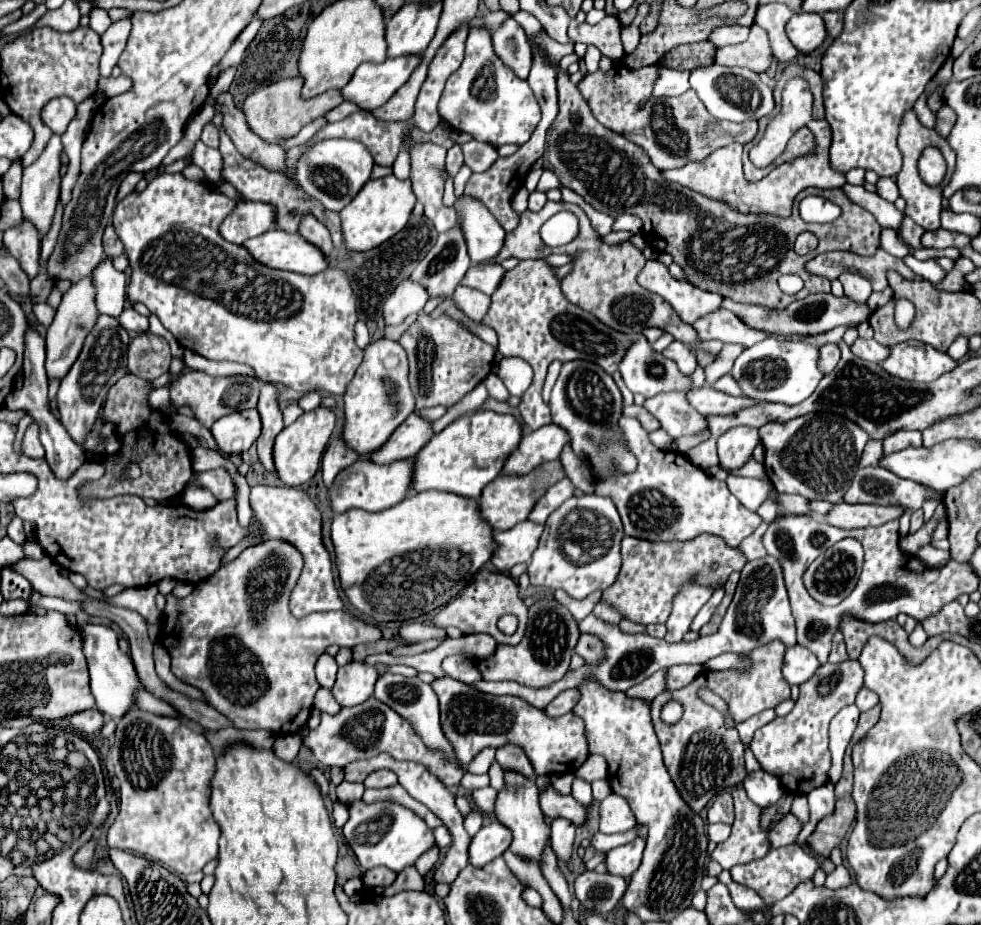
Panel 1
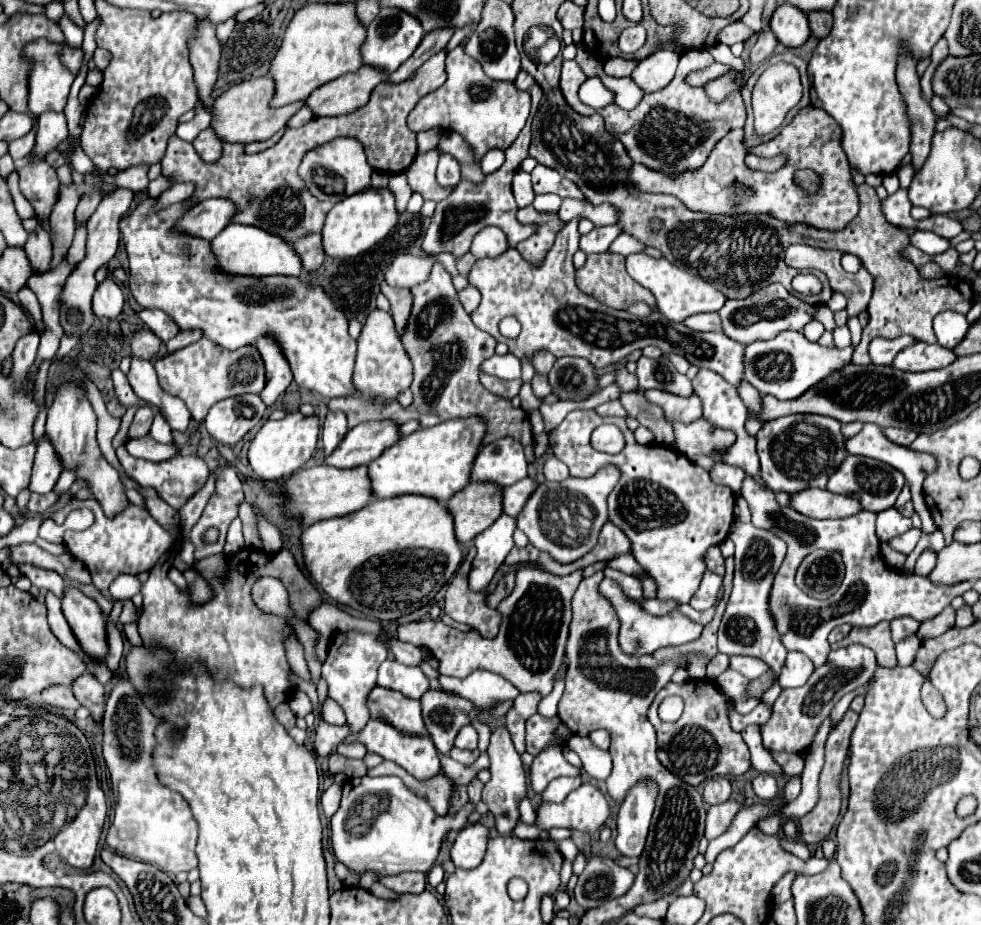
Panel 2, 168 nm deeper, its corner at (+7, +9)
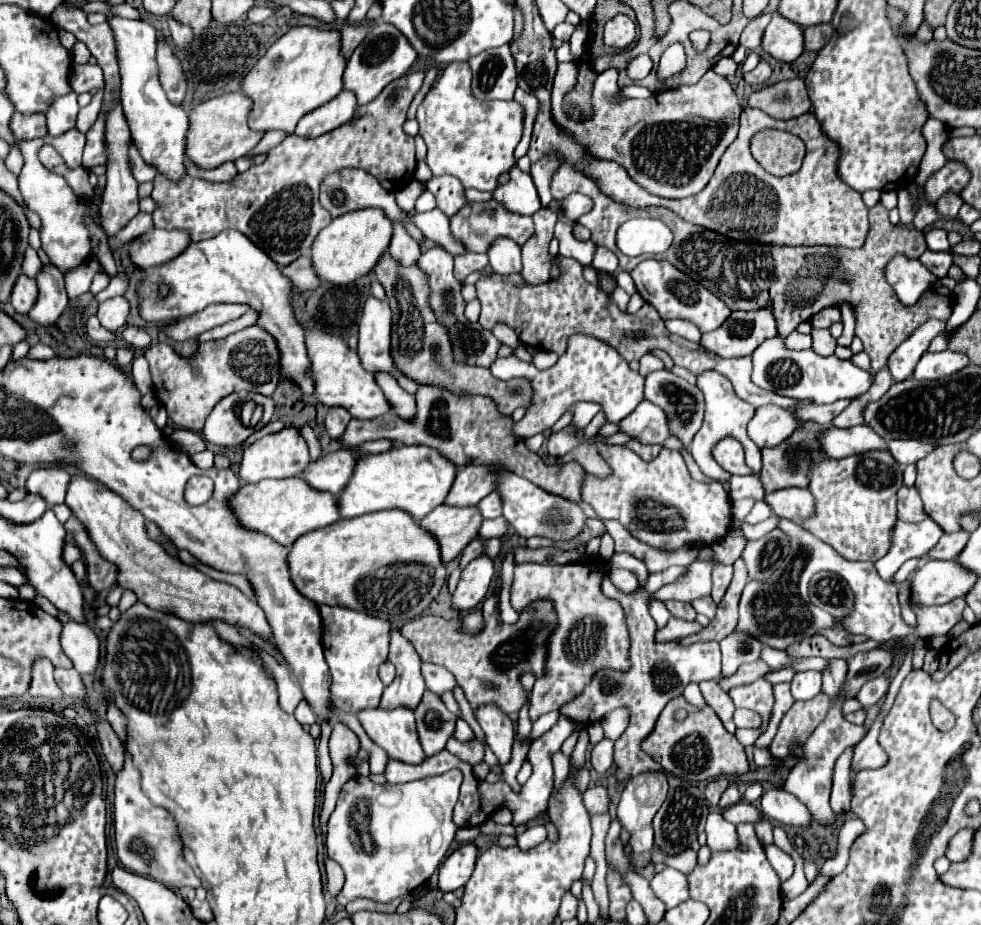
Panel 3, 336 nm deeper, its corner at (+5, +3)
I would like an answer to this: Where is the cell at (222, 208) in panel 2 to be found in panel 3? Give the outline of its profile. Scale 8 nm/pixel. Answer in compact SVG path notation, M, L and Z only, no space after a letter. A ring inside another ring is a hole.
M154 229L132 241L132 245L128 249L128 257L134 267L148 271L148 269L180 255L180 251L186 249L186 243L190 243L190 239L186 239L186 235L182 235L182 231Z

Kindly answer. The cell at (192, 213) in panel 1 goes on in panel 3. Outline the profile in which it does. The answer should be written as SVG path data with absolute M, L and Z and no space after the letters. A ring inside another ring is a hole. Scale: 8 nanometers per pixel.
M306 331L306 347L308 357L312 361L312 375L316 383L316 399L328 407L346 407L354 419L376 419L390 411L390 403L378 383L374 381L374 375L368 371L362 371L362 363L352 351L346 341L338 339L336 335L326 335L324 331Z

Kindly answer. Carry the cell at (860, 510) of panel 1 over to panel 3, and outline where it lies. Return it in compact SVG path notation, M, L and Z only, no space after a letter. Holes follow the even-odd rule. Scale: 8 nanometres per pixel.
M788 487L788 489L768 493L764 501L778 517L794 523L800 523L802 519L806 519L806 515L810 515L810 511L814 511L814 499L810 491L798 487Z

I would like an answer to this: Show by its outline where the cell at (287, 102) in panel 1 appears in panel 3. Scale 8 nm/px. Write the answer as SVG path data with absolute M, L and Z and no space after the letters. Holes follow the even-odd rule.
M240 91L208 99L190 109L188 113L190 129L186 133L186 155L190 157L190 161L200 169L216 169L222 163L244 157L262 139L262 135L250 131L246 123L248 113L250 113L250 99L246 99L246 95L242 95Z

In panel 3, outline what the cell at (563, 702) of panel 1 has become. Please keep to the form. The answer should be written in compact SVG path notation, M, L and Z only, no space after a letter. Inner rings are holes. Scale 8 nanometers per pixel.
M592 557L590 563L566 563L566 565L542 565L542 563L516 563L514 583L510 589L510 605L516 611L524 611L534 601L552 601L558 615L556 627L548 639L548 657L544 677L540 677L530 695L530 719L560 711L564 703L576 699L590 679L604 667L616 671L630 669L630 633L626 615L616 599L602 593L604 565L600 557Z

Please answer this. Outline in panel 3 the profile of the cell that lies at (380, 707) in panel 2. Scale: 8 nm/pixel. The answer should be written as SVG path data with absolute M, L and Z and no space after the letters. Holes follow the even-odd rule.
M400 627L392 629L388 661L396 665L396 679L386 687L386 697L382 697L380 705L386 705L386 707L404 705L412 709L414 705L420 703L426 685L420 671L422 659L414 651L412 643L406 641L406 637L402 637Z

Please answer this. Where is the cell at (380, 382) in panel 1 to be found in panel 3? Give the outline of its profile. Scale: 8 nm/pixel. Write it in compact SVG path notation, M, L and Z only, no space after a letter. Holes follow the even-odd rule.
M370 295L358 323L358 357L366 371L390 371L410 395L416 395L418 385L412 379L406 379L406 375L398 375L394 363L390 363L390 323L392 311L388 303Z

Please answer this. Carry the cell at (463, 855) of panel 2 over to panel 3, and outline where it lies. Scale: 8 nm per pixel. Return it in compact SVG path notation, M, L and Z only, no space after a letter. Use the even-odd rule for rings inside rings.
M472 843L460 845L456 851L452 851L444 863L438 869L438 887L442 893L456 891L464 887L474 871L478 849Z

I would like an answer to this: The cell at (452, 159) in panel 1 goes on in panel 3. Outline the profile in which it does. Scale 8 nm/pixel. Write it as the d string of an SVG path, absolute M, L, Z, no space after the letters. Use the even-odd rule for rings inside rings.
M432 177L426 183L426 189L434 193L438 209L452 219L464 205L466 205L466 197L464 197L464 187L458 179L454 177Z

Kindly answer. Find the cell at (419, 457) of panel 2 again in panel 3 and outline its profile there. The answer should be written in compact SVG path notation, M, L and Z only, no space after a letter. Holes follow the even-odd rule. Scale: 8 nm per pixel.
M402 445L400 449L390 449L378 455L366 455L358 459L348 485L338 495L338 513L342 519L354 519L366 513L400 509L400 511L406 511L414 521L420 521L434 507L442 505L446 491L450 491L450 483L454 483L454 475L456 475L456 465L452 461L438 455L438 451L430 447L422 447L422 445Z

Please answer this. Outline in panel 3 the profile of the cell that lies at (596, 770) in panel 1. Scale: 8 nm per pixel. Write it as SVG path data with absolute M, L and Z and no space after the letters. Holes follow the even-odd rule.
M614 709L612 713L608 713L600 723L604 727L604 737L610 741L616 741L622 731L628 727L628 719L630 719L630 711L628 709Z

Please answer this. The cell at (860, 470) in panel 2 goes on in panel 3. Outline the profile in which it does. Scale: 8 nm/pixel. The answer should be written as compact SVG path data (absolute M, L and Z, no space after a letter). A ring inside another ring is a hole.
M866 451L846 459L824 459L810 467L808 491L814 495L814 515L806 517L800 527L834 547L848 561L878 561L892 545L892 529L898 521L896 493L902 487L902 465L890 455L890 451Z

